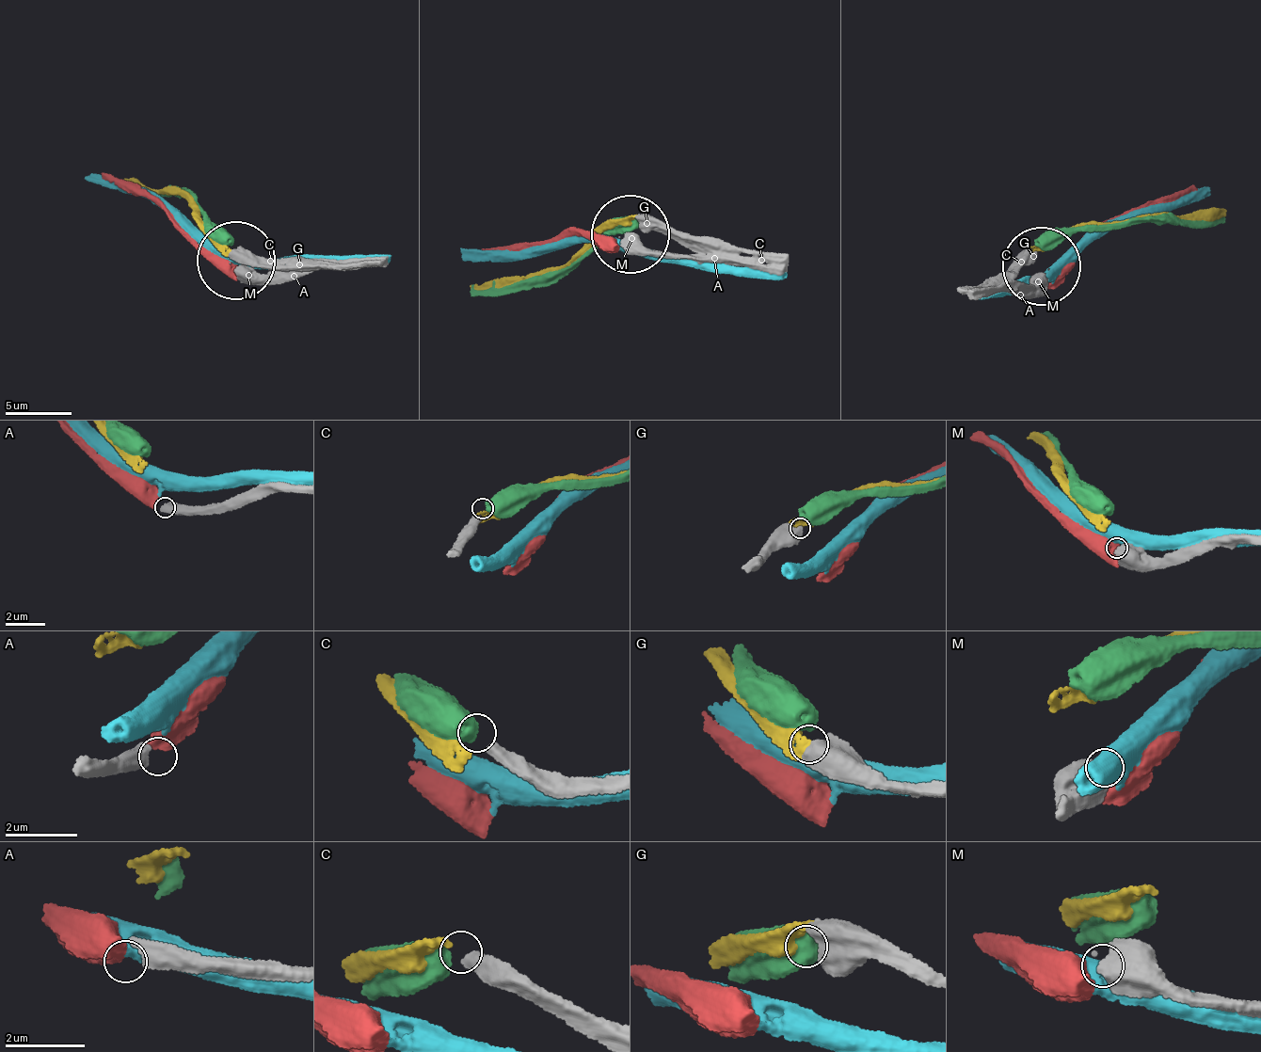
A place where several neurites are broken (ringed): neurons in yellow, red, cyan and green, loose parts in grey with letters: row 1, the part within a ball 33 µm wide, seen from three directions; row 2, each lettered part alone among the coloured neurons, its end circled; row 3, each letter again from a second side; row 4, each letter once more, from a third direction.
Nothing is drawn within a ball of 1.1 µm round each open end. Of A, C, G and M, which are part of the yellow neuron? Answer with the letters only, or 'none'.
G

